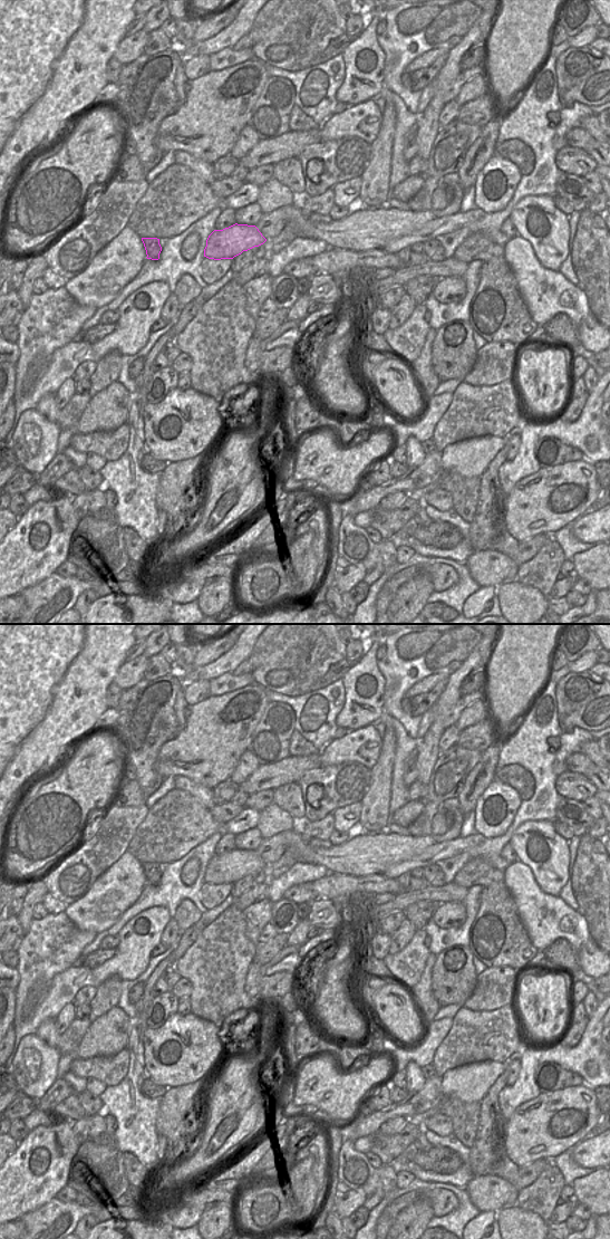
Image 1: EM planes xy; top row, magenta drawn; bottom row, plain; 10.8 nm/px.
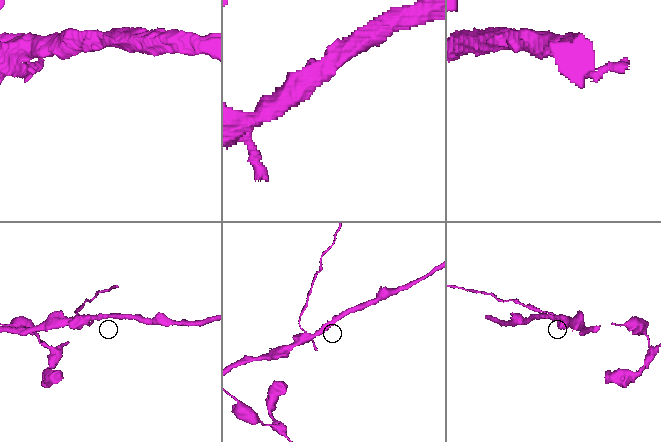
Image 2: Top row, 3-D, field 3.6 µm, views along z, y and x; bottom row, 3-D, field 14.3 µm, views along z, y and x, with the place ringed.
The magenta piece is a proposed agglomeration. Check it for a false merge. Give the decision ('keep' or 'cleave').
cleave

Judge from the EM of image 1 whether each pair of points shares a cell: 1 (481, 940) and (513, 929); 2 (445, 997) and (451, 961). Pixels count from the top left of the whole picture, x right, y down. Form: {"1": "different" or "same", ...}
{"1": "same", "2": "same"}

